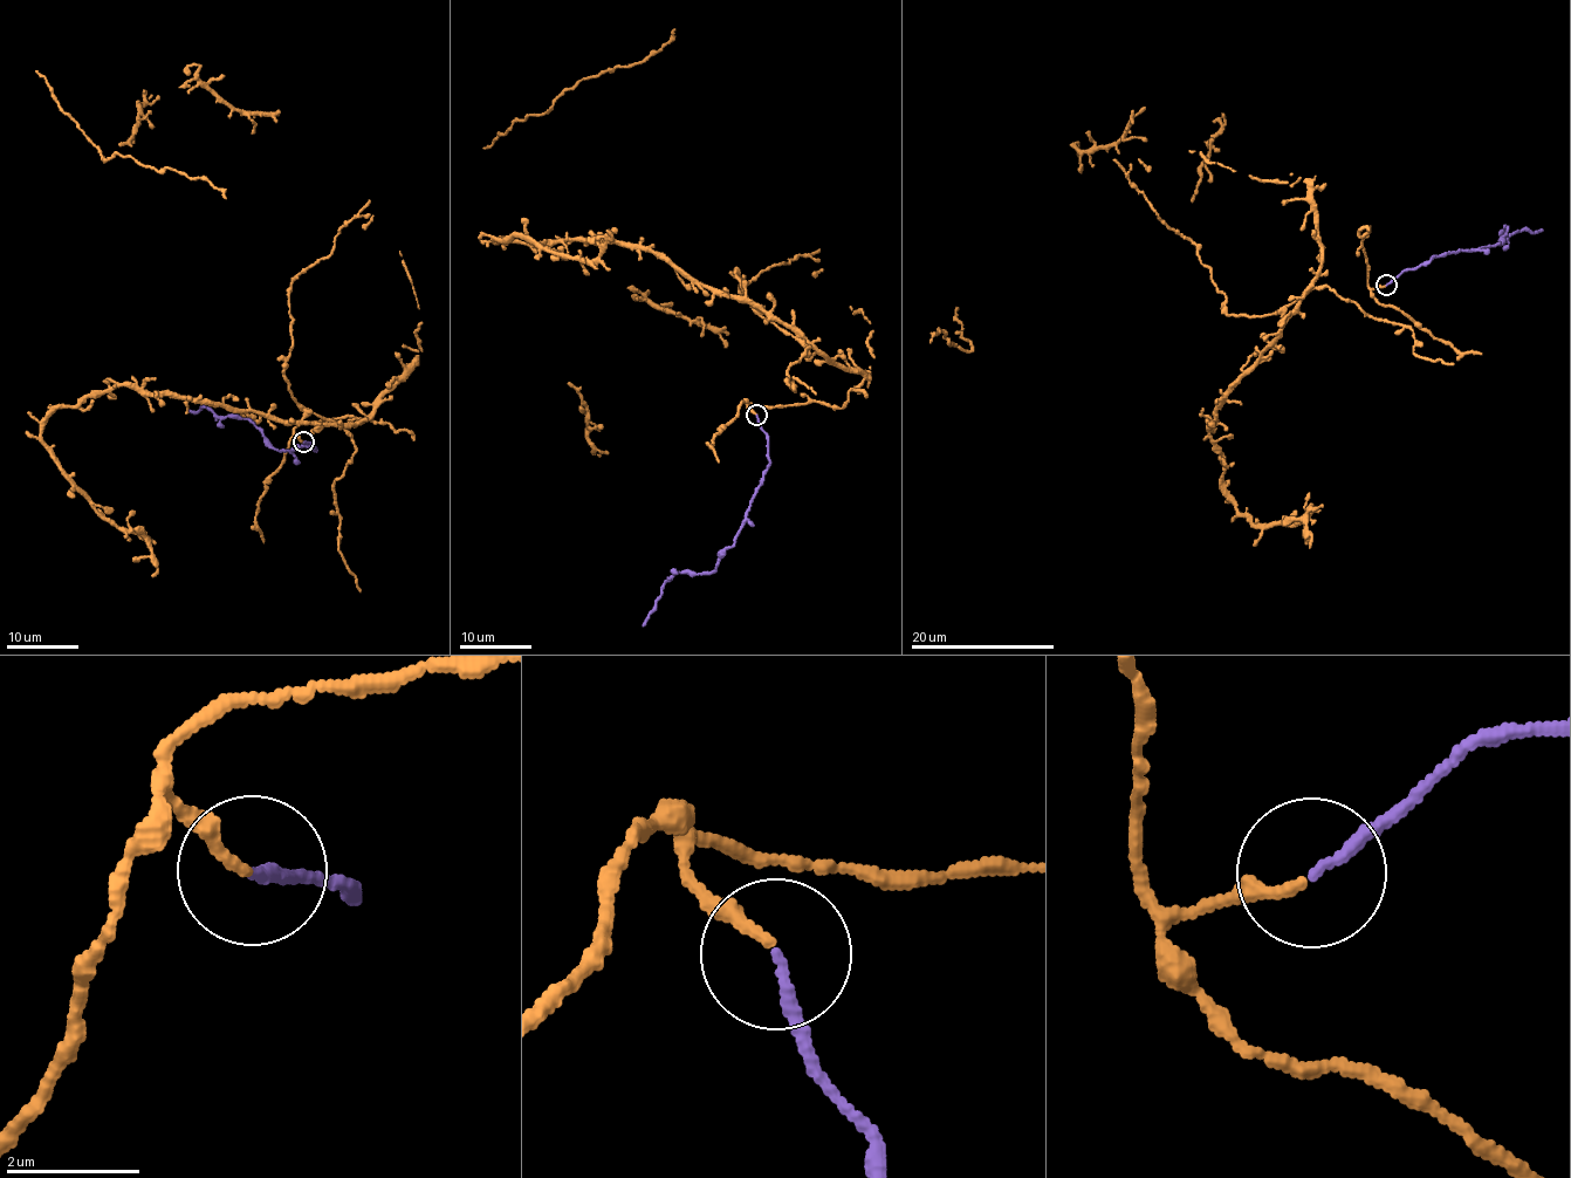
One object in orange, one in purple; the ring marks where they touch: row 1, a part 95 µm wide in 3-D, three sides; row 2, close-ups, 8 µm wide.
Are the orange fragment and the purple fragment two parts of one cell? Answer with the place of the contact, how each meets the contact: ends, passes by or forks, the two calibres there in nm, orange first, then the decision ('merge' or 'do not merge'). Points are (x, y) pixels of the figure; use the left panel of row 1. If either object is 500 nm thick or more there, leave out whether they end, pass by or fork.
(303, 442) | orange ends | purple ends | 160/160 nm | merge

